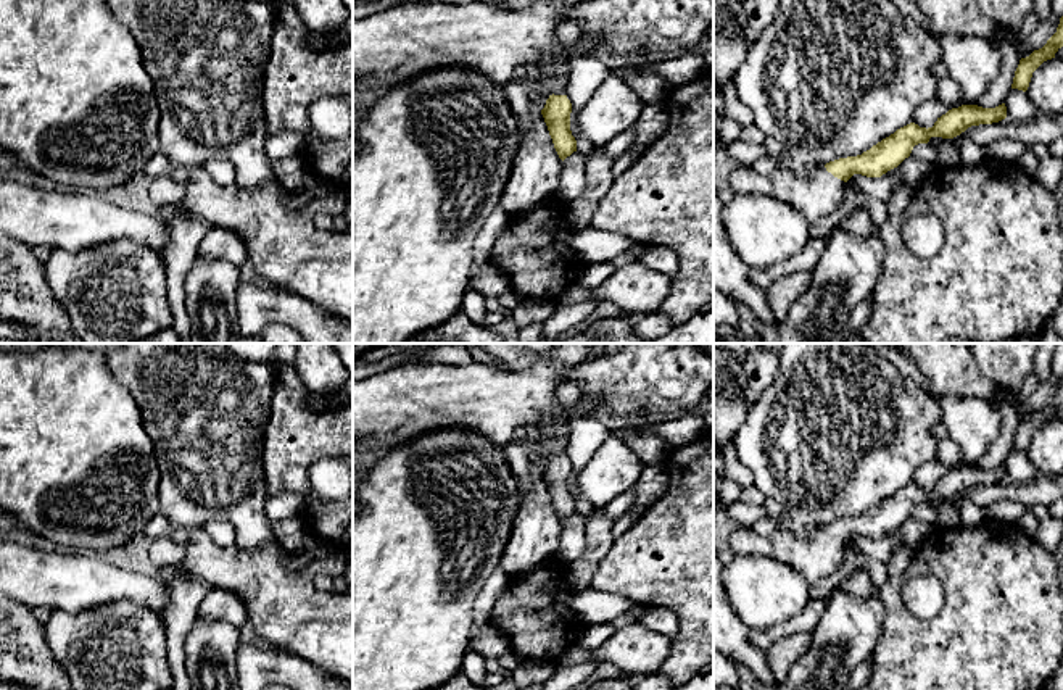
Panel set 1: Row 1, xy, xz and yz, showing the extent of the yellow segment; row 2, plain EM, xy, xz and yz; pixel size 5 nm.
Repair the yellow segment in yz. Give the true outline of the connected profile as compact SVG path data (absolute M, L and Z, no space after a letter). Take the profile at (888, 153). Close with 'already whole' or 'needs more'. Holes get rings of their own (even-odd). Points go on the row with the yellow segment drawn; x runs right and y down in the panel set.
M1005 103L995 108L962 105L937 118L933 127L910 123L862 155L829 161L821 169L781 166L770 174L759 174L752 166L738 164L728 184L734 193L775 197L794 206L809 226L813 226L839 208L844 185L854 174L881 177L908 158L915 145L928 143L931 137L953 139L971 126L992 124L1005 118Z; needs more

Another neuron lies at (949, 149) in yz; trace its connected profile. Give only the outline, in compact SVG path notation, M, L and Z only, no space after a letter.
M1063 113L1058 116L1037 114L1024 124L1005 118L992 124L971 126L953 139L931 137L928 143L939 150L936 166L955 168L962 164L962 148L966 140L986 148L1000 139L1020 139L1031 147L1032 143L1049 145L1060 137L1063 137Z

